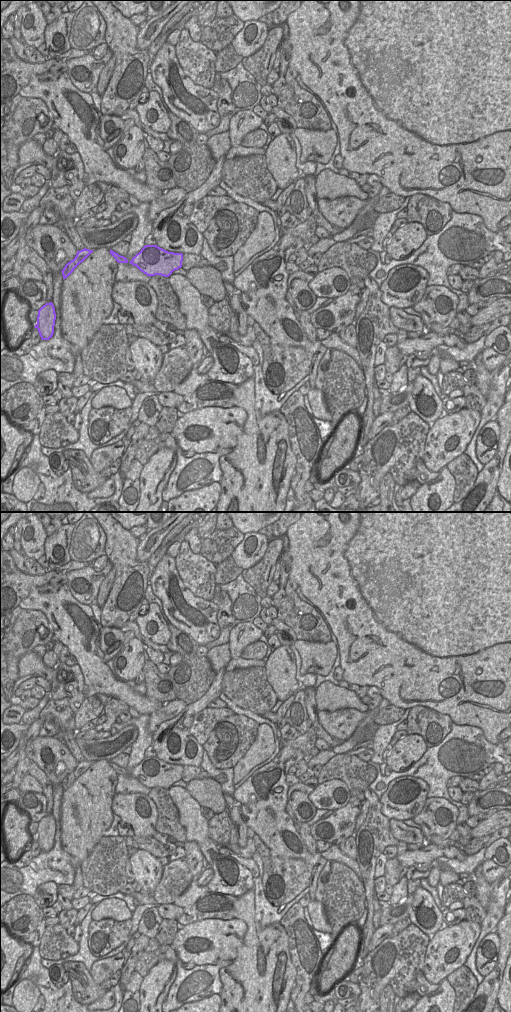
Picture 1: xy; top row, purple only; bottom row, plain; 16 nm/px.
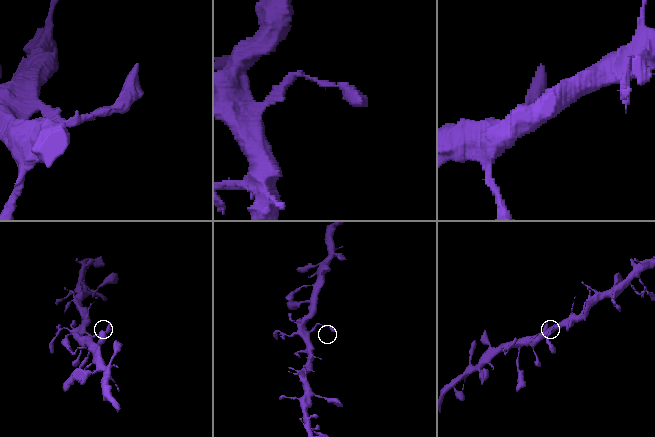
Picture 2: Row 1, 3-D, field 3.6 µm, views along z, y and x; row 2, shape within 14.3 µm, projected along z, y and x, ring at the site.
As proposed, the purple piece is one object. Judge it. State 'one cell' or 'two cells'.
two cells

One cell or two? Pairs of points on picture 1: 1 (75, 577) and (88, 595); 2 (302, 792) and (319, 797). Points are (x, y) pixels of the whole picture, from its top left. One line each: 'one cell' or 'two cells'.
1: one cell
2: two cells

